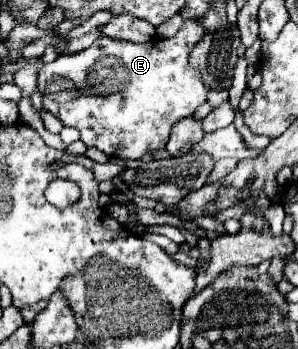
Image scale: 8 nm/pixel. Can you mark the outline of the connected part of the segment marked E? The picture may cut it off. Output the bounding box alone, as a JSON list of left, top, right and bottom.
[39,19,207,159]

